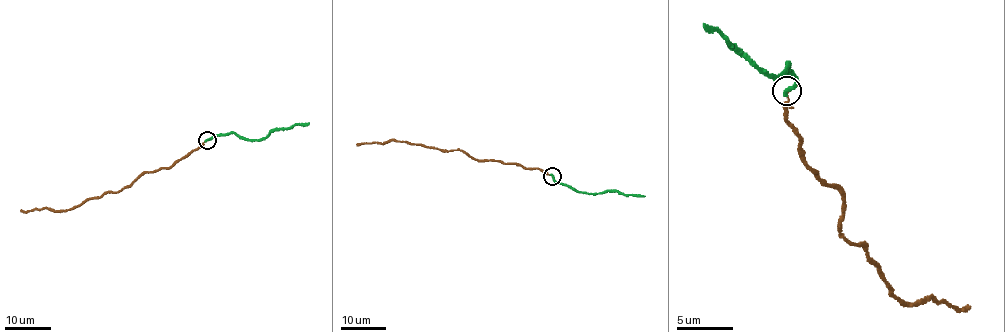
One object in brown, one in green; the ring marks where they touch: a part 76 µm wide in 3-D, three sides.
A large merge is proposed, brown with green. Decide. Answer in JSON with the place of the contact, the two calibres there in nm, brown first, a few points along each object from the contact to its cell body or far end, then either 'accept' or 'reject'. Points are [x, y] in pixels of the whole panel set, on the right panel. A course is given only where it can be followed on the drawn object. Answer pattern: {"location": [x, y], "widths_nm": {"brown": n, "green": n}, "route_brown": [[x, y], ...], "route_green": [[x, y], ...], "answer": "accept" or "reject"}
{"location": [786, 90], "widths_nm": {"brown": 130, "green": 360}, "route_brown": [[785, 91], [785, 121], [808, 166], [841, 187], [843, 238], [868, 246], [897, 300], [966, 306]], "route_green": [[785, 91], [796, 77], [787, 73], [787, 65], [775, 77], [758, 69], [736, 53], [727, 38], [703, 23]], "answer": "accept"}

